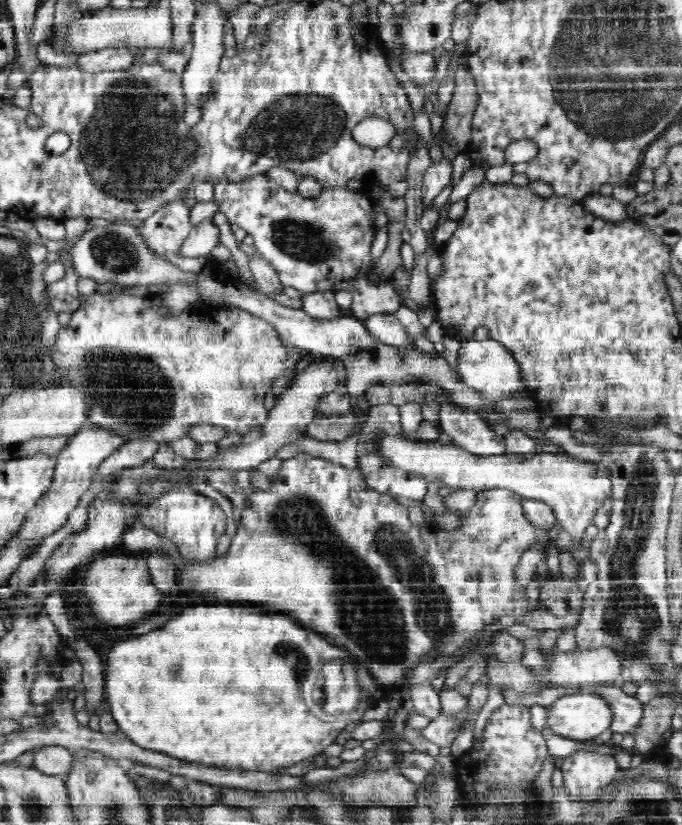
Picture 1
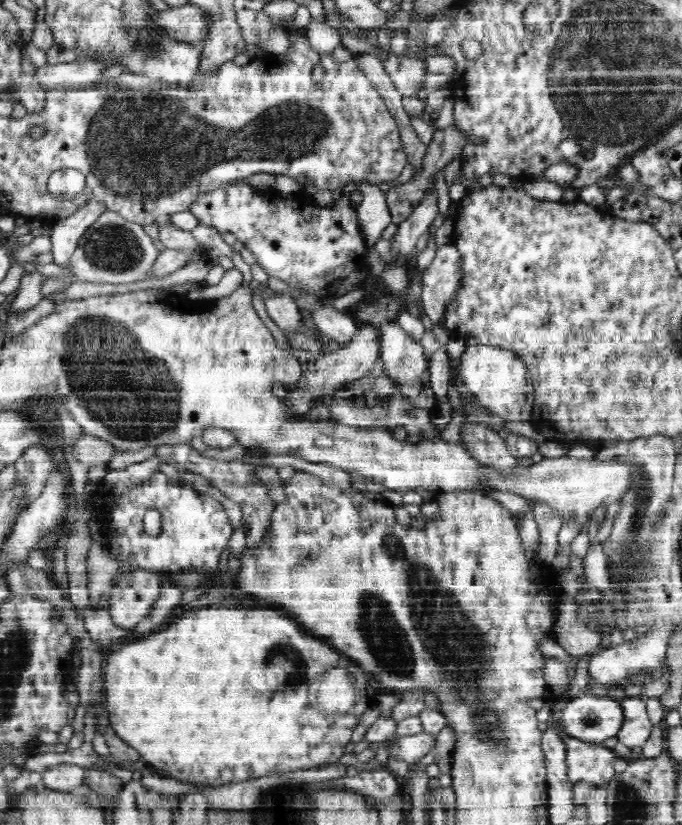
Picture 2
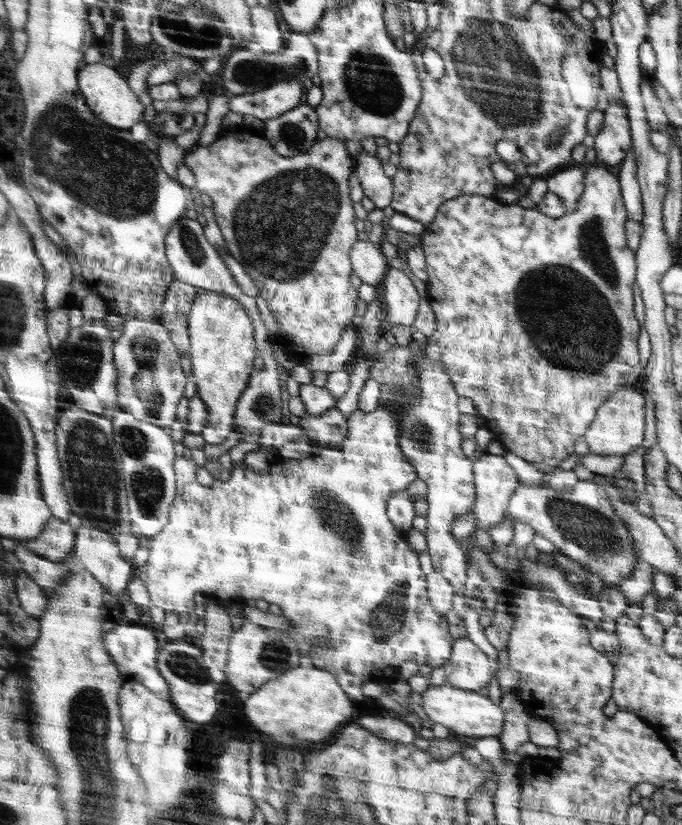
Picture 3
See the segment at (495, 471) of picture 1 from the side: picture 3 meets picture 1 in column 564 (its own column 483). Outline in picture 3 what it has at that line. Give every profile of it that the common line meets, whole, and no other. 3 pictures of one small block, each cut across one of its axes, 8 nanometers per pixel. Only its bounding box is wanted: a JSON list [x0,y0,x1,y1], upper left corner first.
[473,452,518,531]

